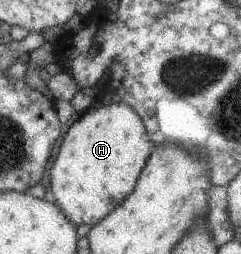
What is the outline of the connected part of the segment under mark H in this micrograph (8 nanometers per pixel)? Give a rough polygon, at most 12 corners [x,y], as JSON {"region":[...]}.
{"region":[[122,103],[66,130],[46,188],[75,228],[132,192],[152,147]]}

